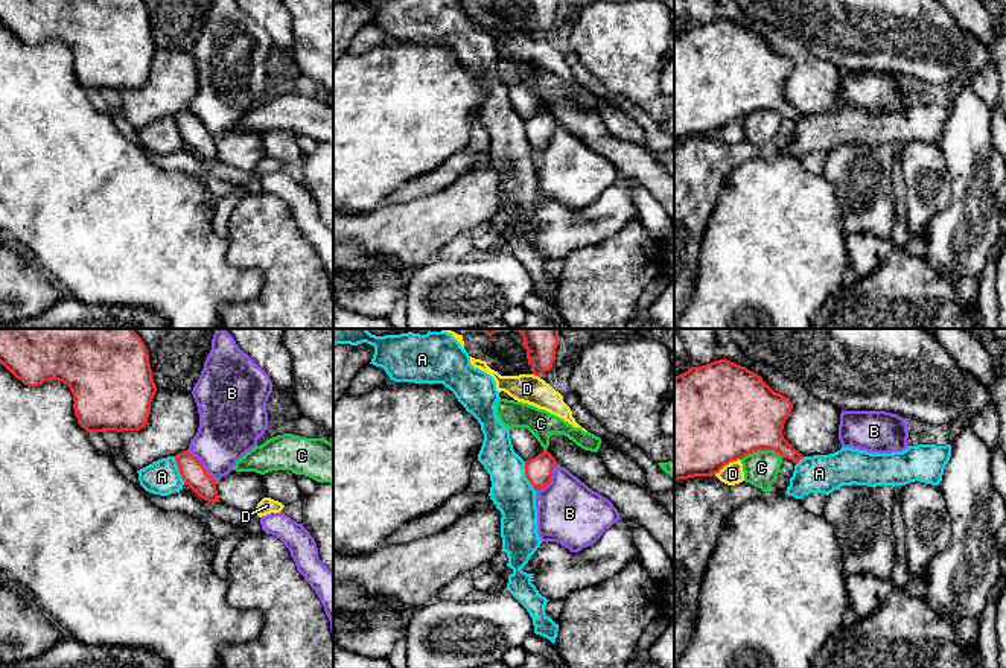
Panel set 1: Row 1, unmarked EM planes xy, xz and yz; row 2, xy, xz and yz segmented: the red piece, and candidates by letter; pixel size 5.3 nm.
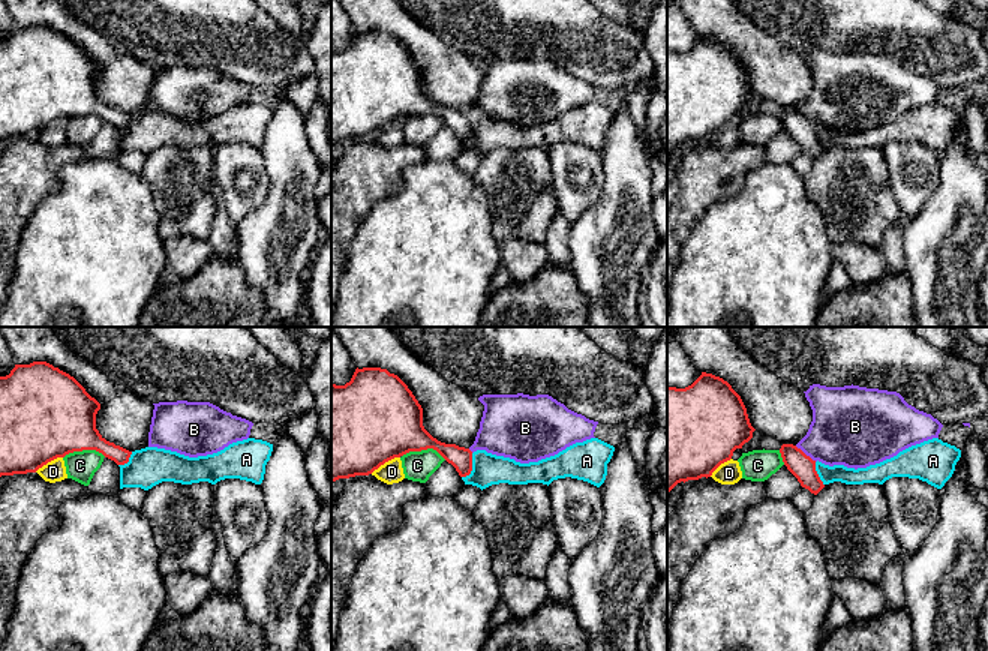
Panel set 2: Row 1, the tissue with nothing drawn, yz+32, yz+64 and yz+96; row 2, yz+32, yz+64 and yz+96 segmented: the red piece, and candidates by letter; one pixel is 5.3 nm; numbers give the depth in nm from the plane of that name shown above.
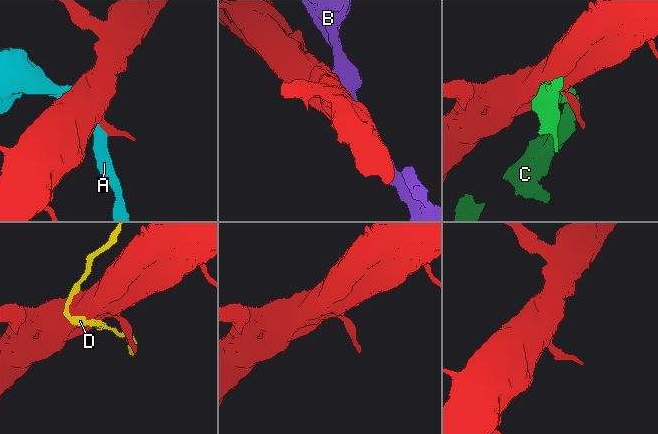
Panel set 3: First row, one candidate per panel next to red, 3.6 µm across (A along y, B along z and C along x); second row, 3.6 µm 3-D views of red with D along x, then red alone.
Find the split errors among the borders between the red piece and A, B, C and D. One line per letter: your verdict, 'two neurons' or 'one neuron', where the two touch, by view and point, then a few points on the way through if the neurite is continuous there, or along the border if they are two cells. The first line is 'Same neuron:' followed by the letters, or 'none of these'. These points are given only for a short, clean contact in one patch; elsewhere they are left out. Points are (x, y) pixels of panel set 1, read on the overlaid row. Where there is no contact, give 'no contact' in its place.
Same neuron: none of these
A: two neurons; meets red in xz at (525, 475)
B: two neurons; meets red in xy at (201, 464)
C: two neurons; meets red in yz at (761, 449)
D: two neurons; meets red in yz at (726, 464)

